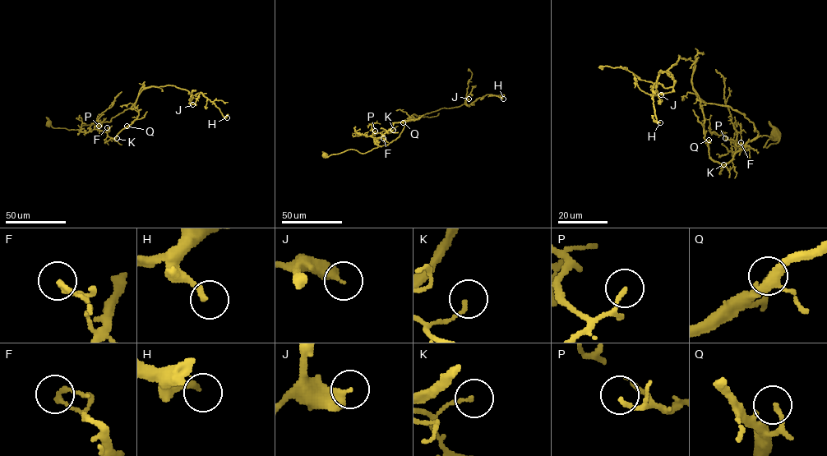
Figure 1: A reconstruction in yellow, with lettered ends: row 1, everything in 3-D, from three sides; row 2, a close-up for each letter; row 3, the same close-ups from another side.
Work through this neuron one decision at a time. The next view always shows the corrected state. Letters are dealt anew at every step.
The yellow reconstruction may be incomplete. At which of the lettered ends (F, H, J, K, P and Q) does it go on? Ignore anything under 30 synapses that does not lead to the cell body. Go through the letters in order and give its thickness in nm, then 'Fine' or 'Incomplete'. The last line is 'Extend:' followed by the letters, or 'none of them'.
F: Thickness 150 nm. Fine
H: Thickness 220 nm. Incomplete
J: Thickness 320 nm. Fine
K: Thickness 110 nm. Fine
P: Thickness 150 nm. Fine
Q: Thickness 110 nm. Fine
Extend: H

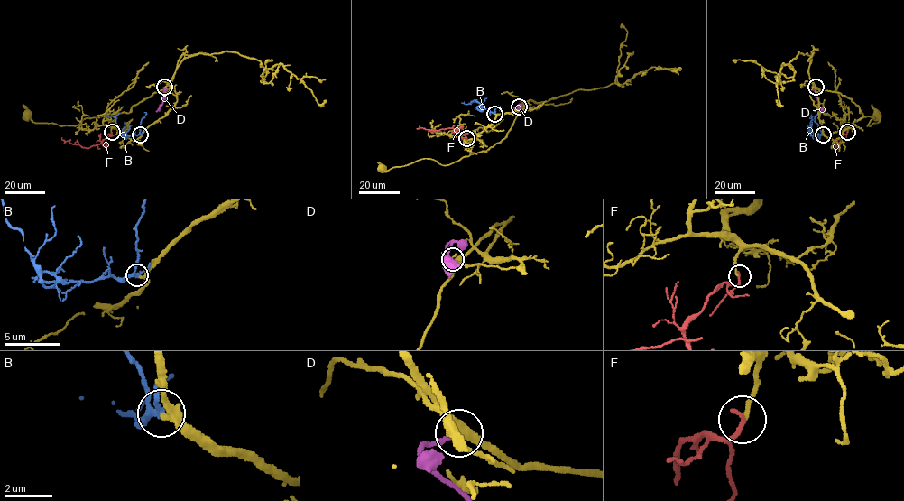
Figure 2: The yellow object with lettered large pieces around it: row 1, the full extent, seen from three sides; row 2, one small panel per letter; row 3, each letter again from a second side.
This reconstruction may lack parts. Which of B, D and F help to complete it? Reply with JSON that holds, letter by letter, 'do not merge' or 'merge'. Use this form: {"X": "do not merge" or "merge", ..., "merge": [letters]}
{"B": "do not merge", "D": "merge", "F": "merge", "merge": ["D", "F"]}

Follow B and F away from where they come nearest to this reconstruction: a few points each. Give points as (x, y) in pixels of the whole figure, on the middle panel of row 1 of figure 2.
B: (494, 114), (475, 99), (467, 104), (461, 103)
F: (466, 139), (453, 128), (437, 131), (417, 128)

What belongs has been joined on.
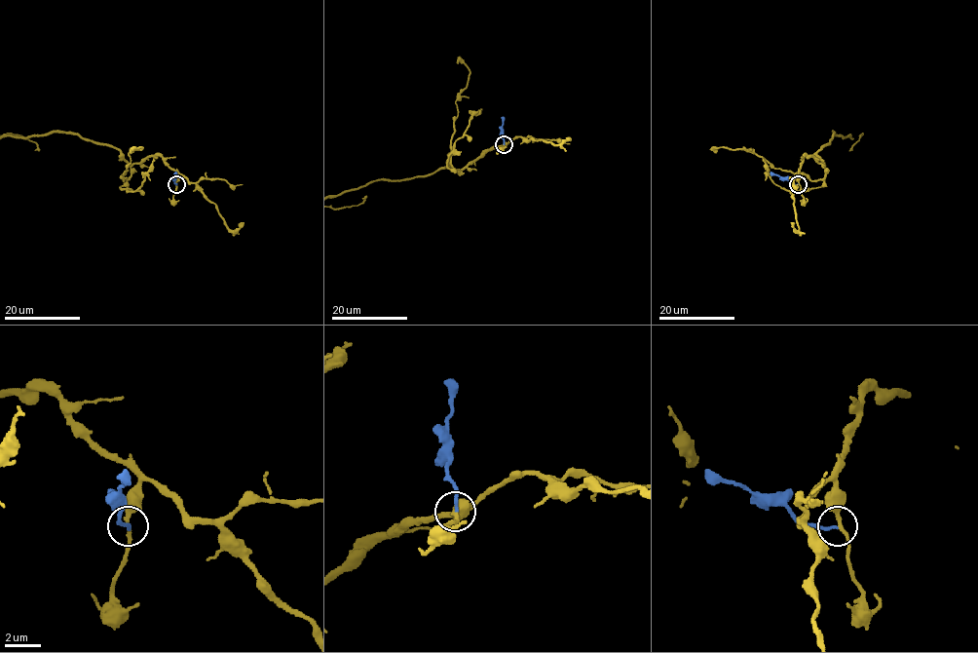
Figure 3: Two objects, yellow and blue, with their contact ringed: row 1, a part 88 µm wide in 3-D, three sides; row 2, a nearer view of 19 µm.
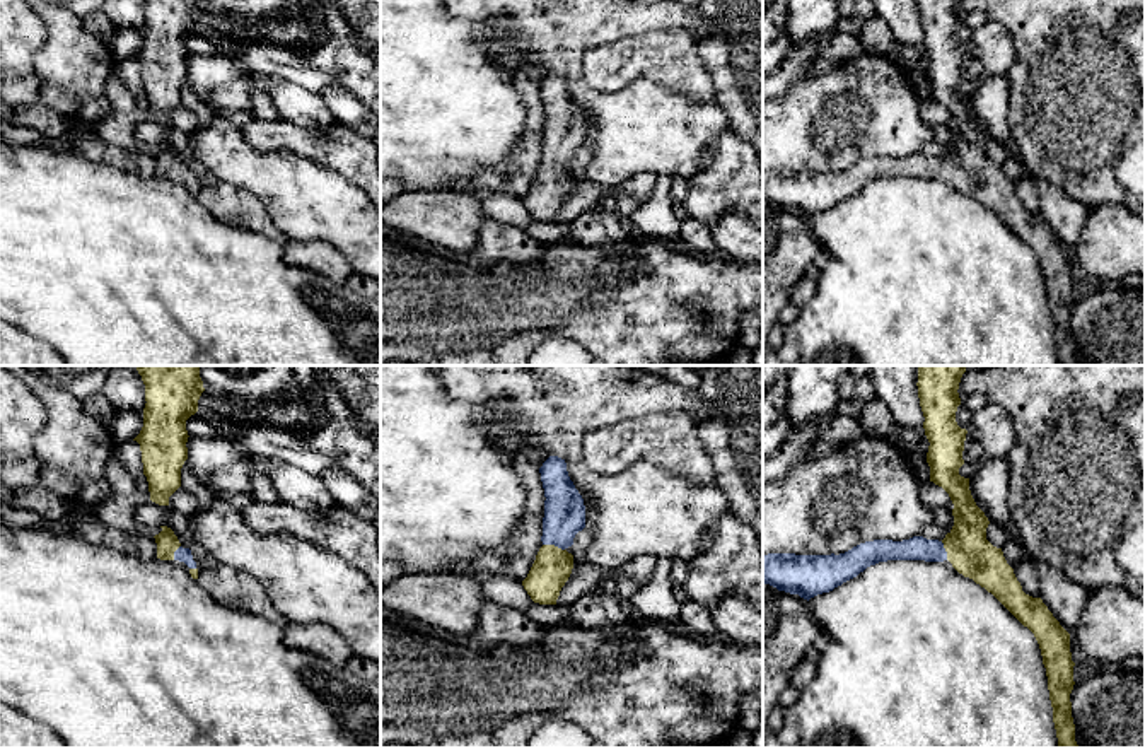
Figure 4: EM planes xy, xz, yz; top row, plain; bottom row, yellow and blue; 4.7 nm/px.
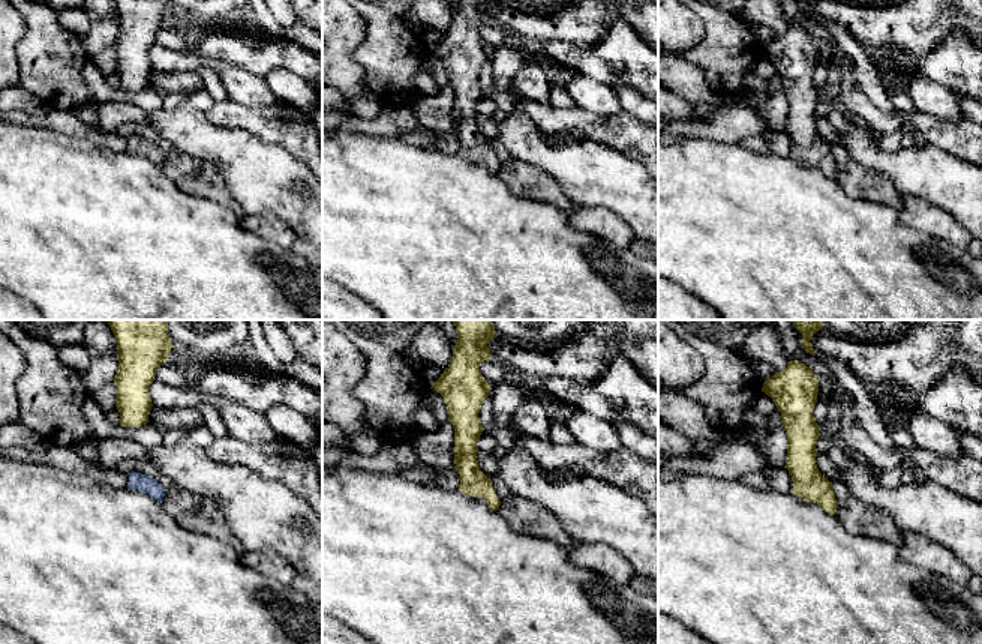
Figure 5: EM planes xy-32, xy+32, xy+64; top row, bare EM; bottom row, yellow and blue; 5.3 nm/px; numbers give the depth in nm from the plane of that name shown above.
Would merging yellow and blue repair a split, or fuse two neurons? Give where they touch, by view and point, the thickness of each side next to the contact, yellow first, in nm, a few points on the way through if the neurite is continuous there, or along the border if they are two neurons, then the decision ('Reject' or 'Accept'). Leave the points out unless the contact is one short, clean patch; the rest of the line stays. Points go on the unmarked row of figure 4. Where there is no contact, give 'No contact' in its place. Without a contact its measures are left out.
Touches yellow at xz (553, 163). Thickness 180 nm (yellow) against 190 nm. Path across: xz (553, 183), (553, 163), (563, 135). Accept

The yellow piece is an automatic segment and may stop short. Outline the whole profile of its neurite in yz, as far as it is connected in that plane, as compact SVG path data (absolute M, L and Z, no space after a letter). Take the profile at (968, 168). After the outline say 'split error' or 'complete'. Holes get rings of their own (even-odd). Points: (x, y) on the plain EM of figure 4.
M916 0L916 3L925 34L923 46L930 60L927 70L930 99L942 104L954 121L952 147L942 159L923 154L903 159L874 157L840 172L768 171L763 172L763 202L809 219L879 179L949 178L959 191L991 210L1034 251L1046 285L1058 365L1078 365L1070 319L1075 302L1070 251L1041 215L1032 215L1022 208L1002 166L986 157L990 138L971 113L969 96L959 92L959 85L964 82L962 68L968 51L956 39L956 29L961 22L959 0Z | split error

